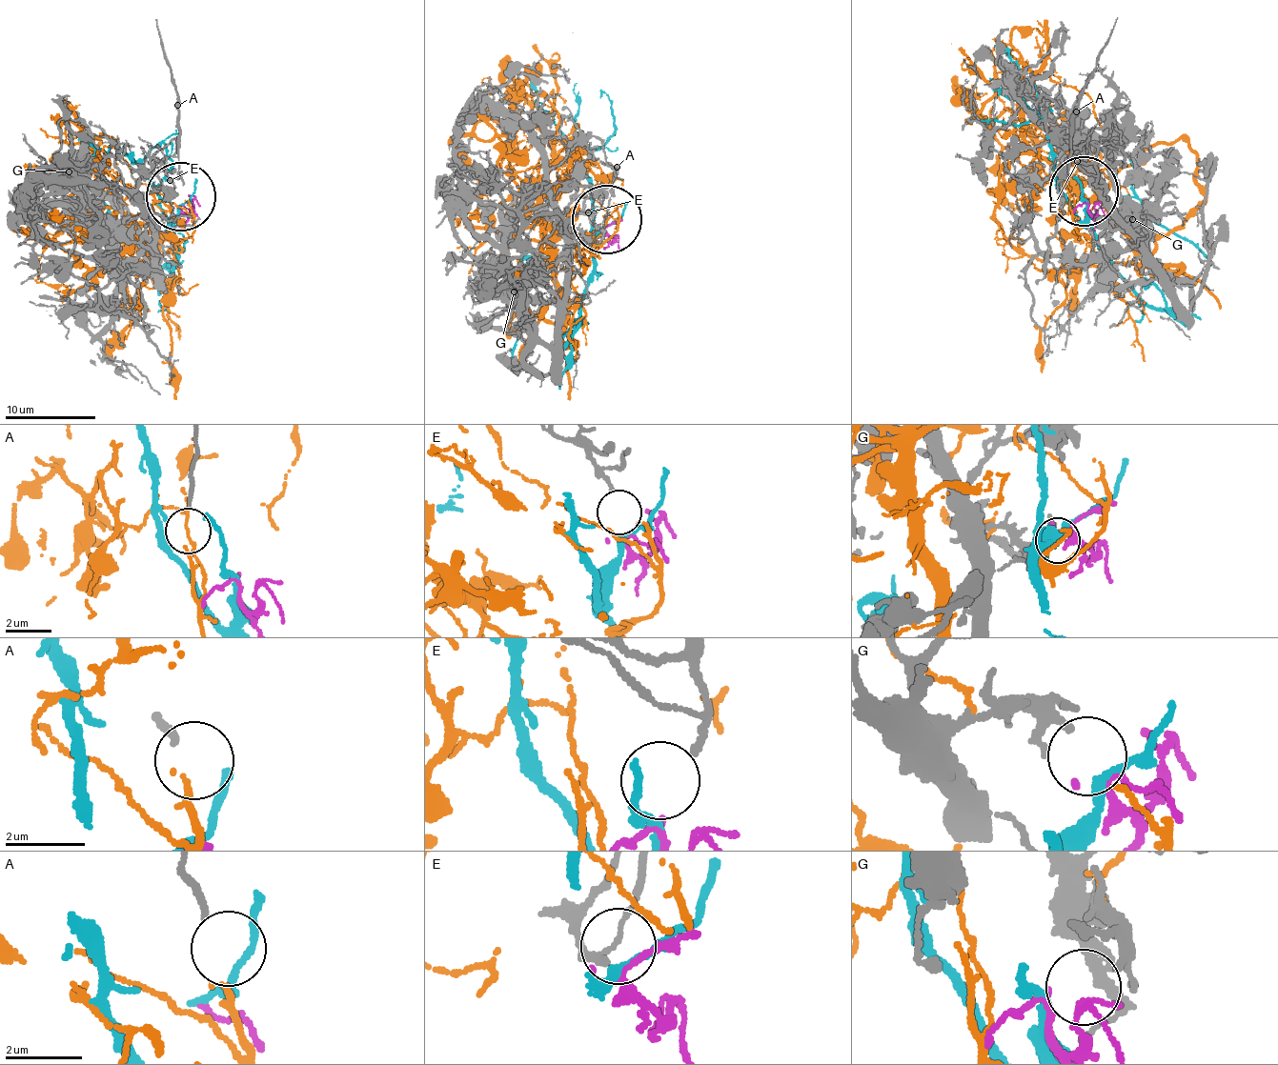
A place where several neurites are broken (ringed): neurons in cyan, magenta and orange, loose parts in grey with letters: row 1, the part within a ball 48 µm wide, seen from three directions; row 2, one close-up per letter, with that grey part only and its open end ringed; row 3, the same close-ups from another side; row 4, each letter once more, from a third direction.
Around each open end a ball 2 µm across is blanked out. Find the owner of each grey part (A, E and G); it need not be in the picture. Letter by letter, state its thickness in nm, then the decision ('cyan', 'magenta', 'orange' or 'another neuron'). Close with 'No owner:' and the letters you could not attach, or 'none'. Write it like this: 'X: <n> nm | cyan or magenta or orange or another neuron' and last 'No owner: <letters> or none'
A: 170 nm | orange
E: 180 nm | another neuron
G: 200 nm | magenta
No owner: E

